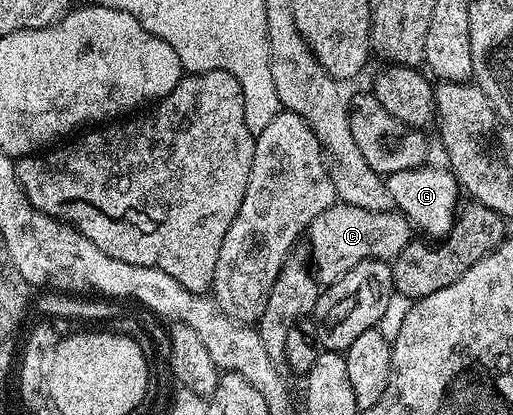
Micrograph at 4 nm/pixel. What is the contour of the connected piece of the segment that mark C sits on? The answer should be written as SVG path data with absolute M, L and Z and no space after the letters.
M338 201L313 220L312 235L311 259L315 264L315 274L322 284L328 285L361 263L396 259L414 238L415 231L409 220L396 209L376 211Z

